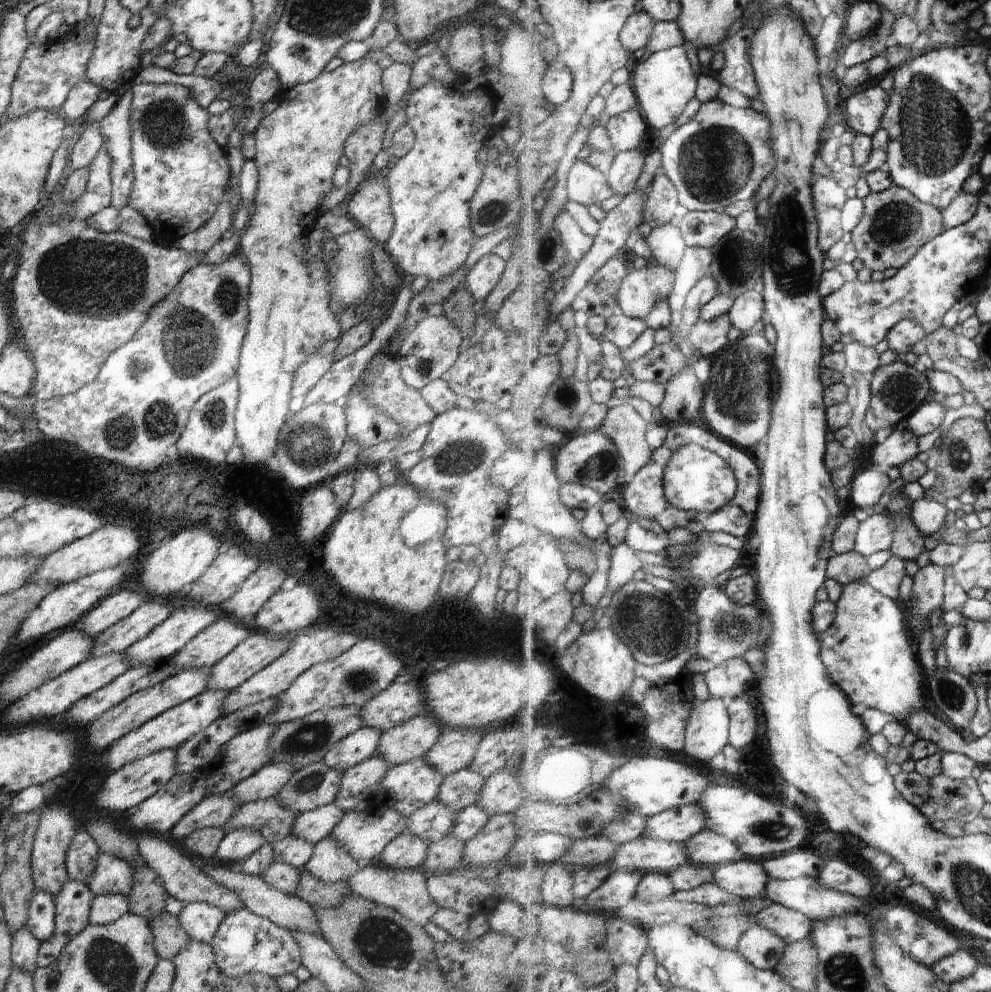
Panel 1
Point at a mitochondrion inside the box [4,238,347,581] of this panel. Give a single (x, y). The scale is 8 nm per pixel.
(79, 278)

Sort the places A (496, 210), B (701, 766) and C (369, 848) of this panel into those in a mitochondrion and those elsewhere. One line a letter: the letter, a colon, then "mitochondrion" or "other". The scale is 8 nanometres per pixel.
A: mitochondrion
B: other
C: other

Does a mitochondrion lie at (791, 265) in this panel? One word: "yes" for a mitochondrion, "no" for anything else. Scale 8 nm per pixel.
yes

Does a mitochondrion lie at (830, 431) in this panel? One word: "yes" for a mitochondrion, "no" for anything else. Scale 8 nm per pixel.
no

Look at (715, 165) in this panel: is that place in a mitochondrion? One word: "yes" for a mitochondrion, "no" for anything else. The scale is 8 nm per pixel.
yes

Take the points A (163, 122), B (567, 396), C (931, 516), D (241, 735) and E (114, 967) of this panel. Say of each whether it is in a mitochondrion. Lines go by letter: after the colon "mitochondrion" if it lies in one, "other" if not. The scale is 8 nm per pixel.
A: mitochondrion
B: mitochondrion
C: mitochondrion
D: other
E: mitochondrion

